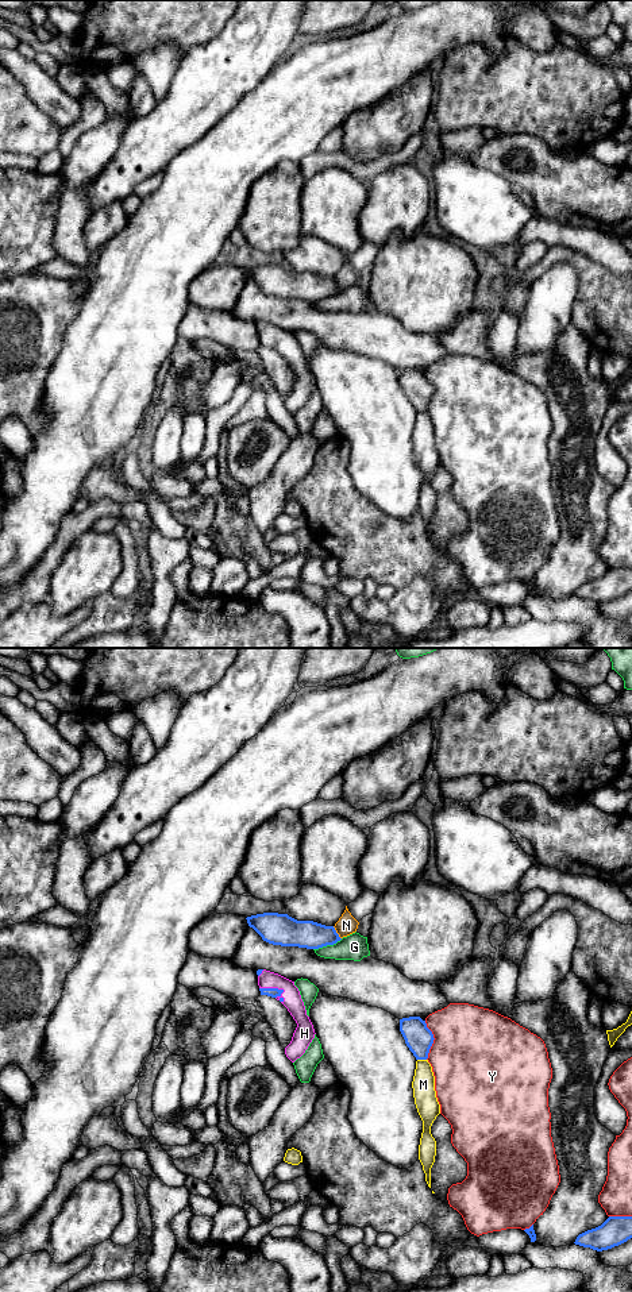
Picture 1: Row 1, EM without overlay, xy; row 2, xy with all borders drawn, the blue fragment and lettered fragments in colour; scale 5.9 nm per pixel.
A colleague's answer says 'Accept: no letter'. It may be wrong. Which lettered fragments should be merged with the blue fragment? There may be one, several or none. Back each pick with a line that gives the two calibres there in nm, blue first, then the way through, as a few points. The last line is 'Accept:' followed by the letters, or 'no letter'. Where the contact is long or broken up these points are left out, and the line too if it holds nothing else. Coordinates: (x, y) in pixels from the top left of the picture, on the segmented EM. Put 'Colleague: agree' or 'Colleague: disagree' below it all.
H: calibres 60 and 110 nm; way xy (273, 992), (276, 988), (292, 999)
Accept: H
Colleague: disagree

